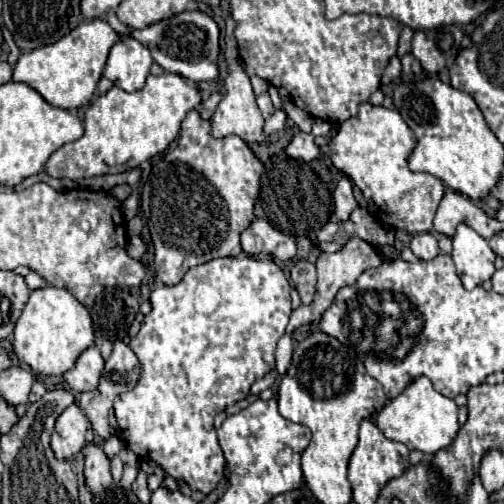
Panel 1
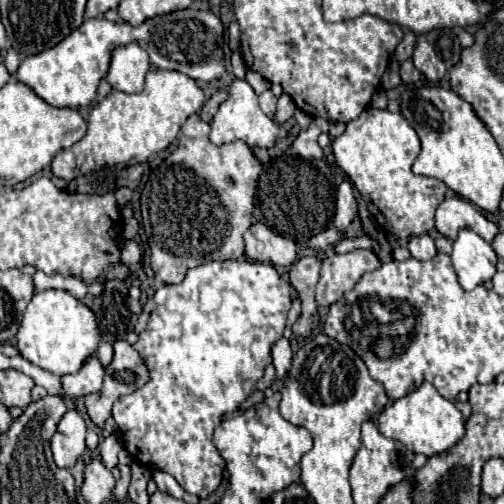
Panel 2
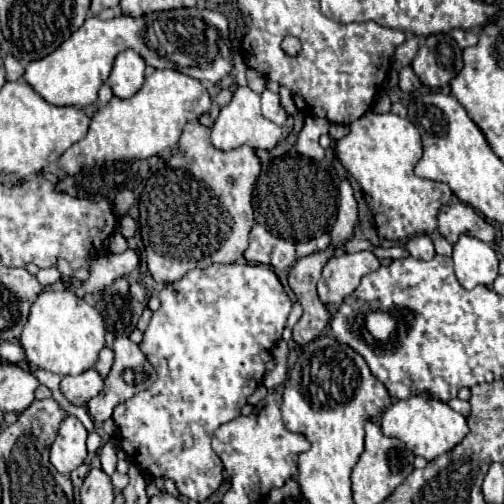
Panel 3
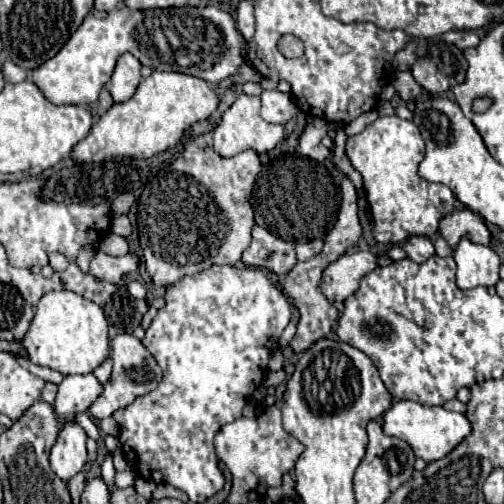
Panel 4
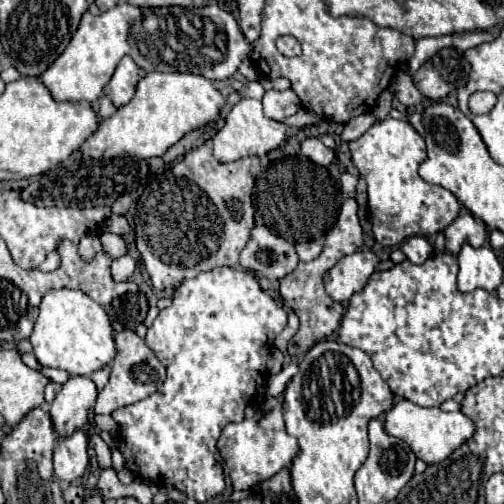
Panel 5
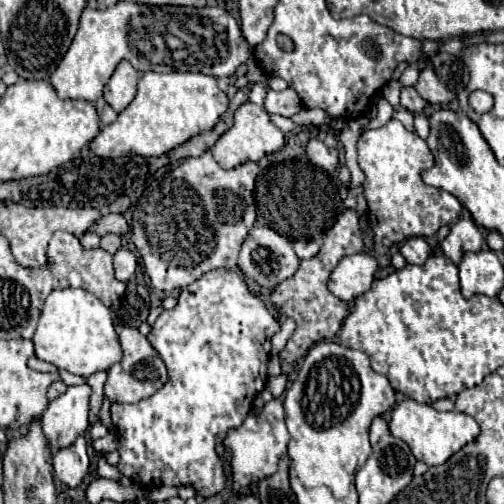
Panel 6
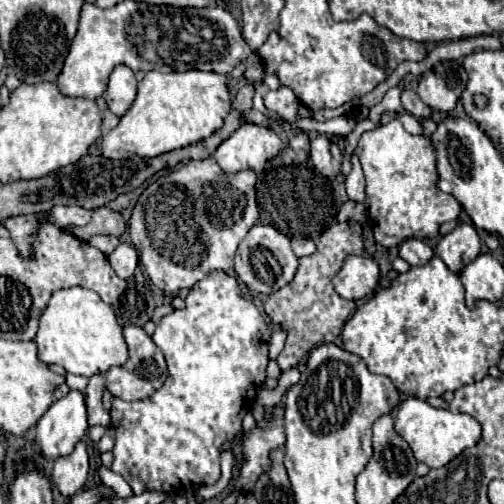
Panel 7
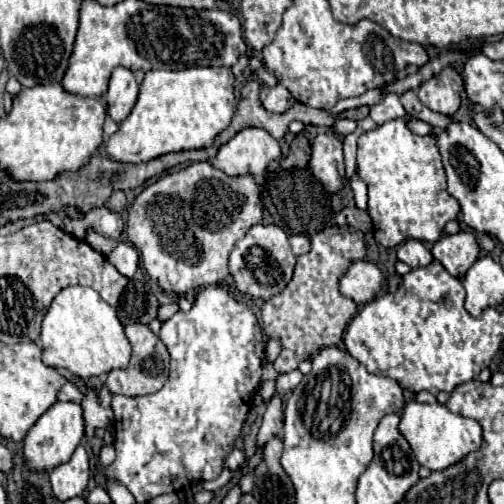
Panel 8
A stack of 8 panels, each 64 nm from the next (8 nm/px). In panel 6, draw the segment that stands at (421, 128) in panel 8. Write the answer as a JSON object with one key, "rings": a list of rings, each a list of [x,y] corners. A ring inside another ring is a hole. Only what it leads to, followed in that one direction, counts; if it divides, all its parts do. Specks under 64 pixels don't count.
{"rings":[[[398,106],[398,108],[394,108],[394,114],[392,114],[392,118],[394,120],[400,120],[408,130],[414,130],[414,116],[412,116],[412,112],[408,112],[406,108],[402,108],[402,106]]]}

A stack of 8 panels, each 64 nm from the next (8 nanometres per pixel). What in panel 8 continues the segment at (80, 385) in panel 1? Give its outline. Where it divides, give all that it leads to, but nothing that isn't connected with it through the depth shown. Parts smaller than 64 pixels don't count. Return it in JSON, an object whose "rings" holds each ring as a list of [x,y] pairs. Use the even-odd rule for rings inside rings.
{"rings":[[[56,402],[48,412],[44,412],[38,422],[30,428],[30,432],[24,438],[24,454],[34,470],[48,470],[62,462],[68,462],[76,446],[80,444],[84,436],[84,418],[82,418],[82,406],[80,402]]]}

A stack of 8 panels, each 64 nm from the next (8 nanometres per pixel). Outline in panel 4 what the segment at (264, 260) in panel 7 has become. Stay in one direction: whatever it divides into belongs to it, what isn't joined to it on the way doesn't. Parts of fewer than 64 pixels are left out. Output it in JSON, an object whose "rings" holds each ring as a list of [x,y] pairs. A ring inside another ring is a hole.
{"rings":[[[254,226],[252,244],[244,250],[242,262],[246,266],[260,266],[260,268],[268,268],[276,274],[286,274],[296,264],[294,244],[272,236],[262,226]]]}

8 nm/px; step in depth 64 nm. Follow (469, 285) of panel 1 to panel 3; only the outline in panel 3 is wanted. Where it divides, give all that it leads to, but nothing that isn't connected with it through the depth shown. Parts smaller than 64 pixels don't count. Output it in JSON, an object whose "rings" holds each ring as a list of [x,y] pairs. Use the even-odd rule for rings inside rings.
{"rings":[[[462,234],[454,244],[452,260],[456,278],[466,290],[478,284],[490,286],[498,276],[498,256],[494,248],[470,234]]]}

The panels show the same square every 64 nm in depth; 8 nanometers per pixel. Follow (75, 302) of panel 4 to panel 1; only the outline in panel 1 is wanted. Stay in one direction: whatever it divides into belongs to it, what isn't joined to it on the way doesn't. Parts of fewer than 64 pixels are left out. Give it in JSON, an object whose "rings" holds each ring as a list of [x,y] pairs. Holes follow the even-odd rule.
{"rings":[[[44,286],[30,292],[20,320],[12,332],[12,348],[20,366],[44,376],[62,376],[68,372],[76,358],[94,344],[94,328],[88,310],[66,290]]]}

